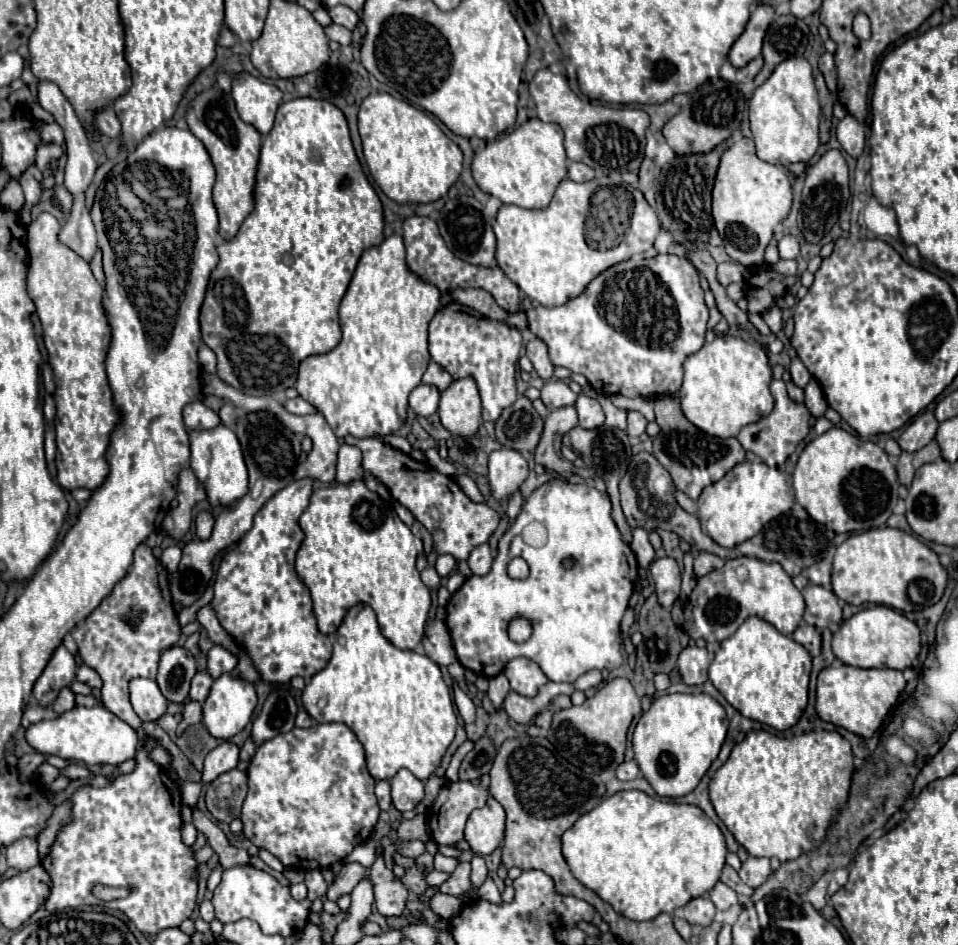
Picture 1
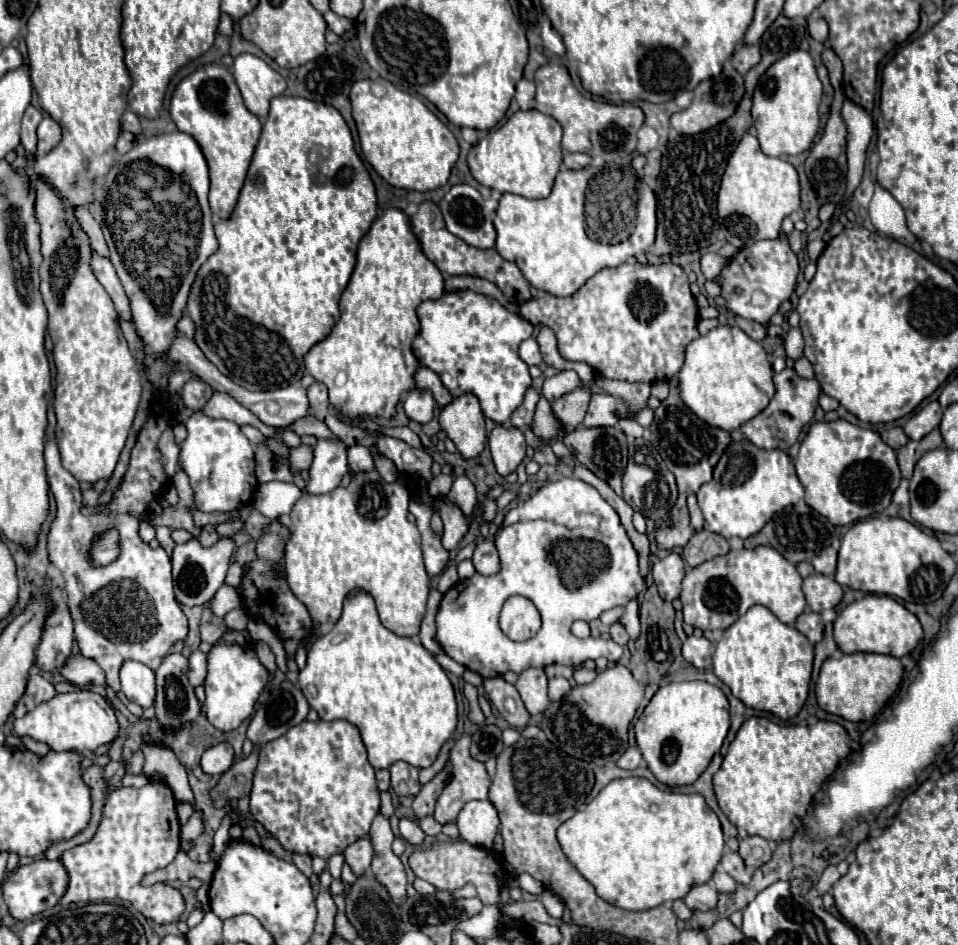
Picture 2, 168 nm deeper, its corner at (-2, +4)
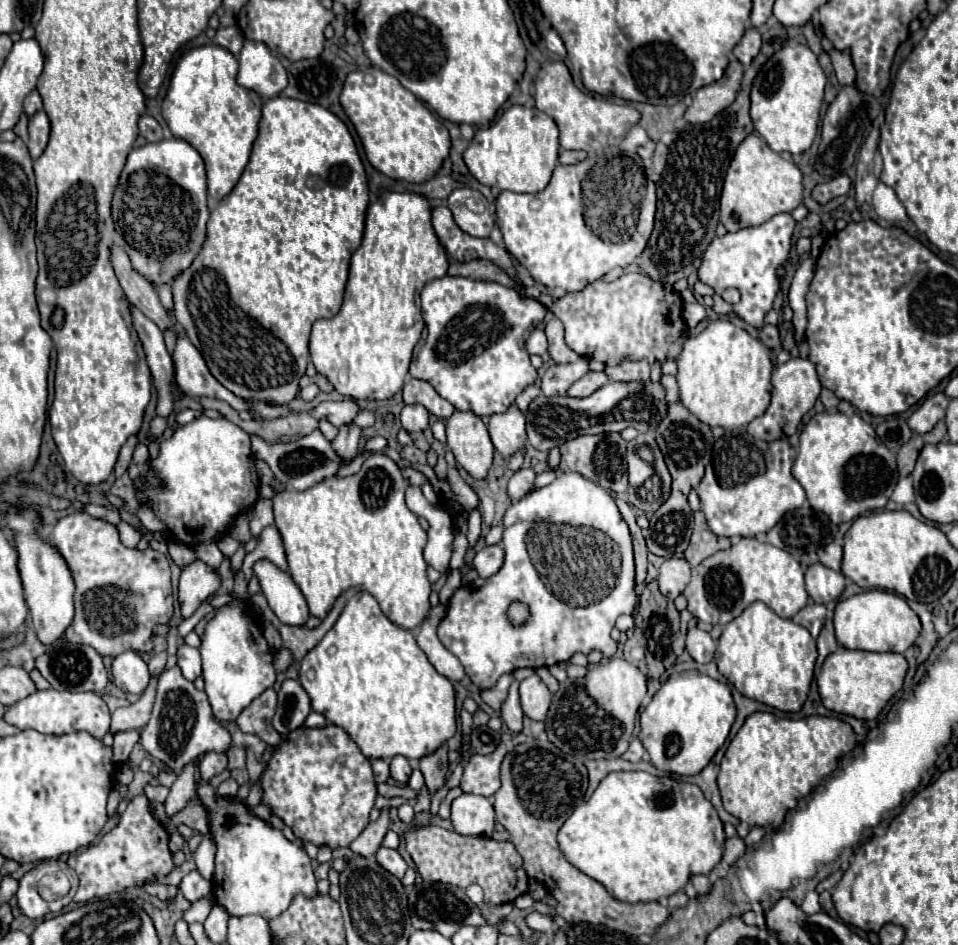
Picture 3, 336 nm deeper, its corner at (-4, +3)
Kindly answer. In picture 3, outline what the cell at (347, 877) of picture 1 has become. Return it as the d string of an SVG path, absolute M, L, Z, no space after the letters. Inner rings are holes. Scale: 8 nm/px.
M384 809L384 811L380 813L380 819L378 819L376 823L370 823L370 825L352 841L350 849L352 849L356 855L360 855L360 857L372 857L372 855L376 855L378 847L382 845L382 839L384 839L384 835L386 835L386 831L388 831L388 823L390 823L390 819L388 819L388 809Z

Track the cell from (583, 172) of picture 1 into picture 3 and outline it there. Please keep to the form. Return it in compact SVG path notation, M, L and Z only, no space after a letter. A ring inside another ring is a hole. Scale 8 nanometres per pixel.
M562 149L558 161L560 161L562 165L574 165L574 163L584 161L584 159L586 159L586 153L584 153L584 151L566 151L566 149Z

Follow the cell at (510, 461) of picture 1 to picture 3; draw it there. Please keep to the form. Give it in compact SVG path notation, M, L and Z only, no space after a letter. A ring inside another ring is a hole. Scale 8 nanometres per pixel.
M516 405L502 415L492 415L488 423L490 439L502 457L514 455L526 443L526 421Z

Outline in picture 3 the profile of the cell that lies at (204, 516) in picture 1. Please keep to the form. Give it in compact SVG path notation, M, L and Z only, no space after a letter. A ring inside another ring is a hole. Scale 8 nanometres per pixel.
M202 543L202 545L198 545L198 547L194 549L194 553L196 553L198 559L202 559L204 563L208 563L210 567L220 567L222 557L224 557L224 555L220 553L220 549L218 549L216 543Z

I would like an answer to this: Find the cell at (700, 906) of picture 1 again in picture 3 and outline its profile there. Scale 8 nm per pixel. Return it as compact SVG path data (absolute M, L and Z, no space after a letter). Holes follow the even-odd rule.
M694 875L694 877L690 877L690 881L688 881L684 891L686 891L686 895L690 899L700 899L700 897L708 895L710 887L712 887L712 881L706 875Z

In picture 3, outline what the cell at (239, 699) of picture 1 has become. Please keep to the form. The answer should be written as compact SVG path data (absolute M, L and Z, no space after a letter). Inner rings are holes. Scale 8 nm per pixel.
M246 599L244 607L218 609L216 617L206 625L202 637L202 677L212 713L218 721L236 721L242 709L246 709L252 699L276 681L276 669L272 665L274 653L262 635L262 627L246 611Z

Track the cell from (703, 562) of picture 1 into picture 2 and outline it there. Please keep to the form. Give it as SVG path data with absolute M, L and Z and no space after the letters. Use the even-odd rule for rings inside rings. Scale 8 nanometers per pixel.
M708 528L696 530L688 544L684 546L684 560L688 566L698 566L714 556L722 556L730 550L730 544L726 538L710 532Z

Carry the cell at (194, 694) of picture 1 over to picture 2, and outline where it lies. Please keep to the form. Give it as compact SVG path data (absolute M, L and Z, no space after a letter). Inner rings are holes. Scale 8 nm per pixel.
M194 650L188 656L188 678L192 686L200 686L206 680L206 654L202 654L200 650Z

